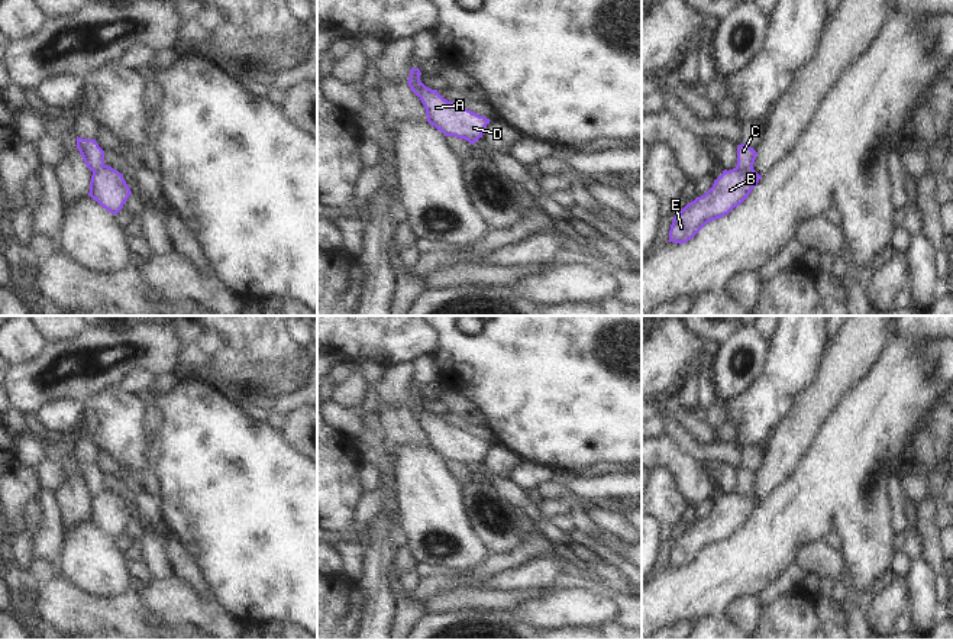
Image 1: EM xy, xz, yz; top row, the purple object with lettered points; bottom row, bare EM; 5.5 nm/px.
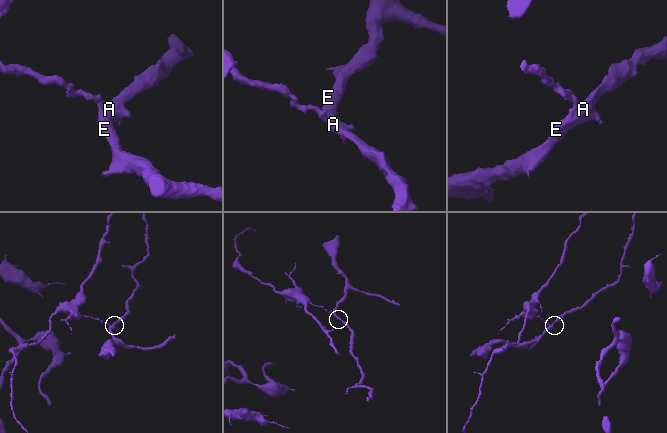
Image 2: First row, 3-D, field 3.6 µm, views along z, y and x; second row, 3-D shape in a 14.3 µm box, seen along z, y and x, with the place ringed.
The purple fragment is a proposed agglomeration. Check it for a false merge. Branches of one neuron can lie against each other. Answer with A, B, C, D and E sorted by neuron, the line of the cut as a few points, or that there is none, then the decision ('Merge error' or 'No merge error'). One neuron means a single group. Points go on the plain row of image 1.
Groups: A B D E / C. Split along xz (409, 404), (420, 413), (420, 420). Merge error.

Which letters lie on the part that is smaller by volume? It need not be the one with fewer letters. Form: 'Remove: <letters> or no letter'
Remove: A, B, D, E

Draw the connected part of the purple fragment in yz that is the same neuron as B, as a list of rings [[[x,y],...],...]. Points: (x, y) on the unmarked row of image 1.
[[[753,491],[724,494],[704,520],[688,527],[673,542],[668,566],[681,569],[691,565],[708,546],[717,544],[740,530],[760,502],[762,500]]]

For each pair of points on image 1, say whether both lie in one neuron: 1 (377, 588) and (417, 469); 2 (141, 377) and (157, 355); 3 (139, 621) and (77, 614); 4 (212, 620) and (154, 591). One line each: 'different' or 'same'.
1: different
2: different
3: same
4: same

